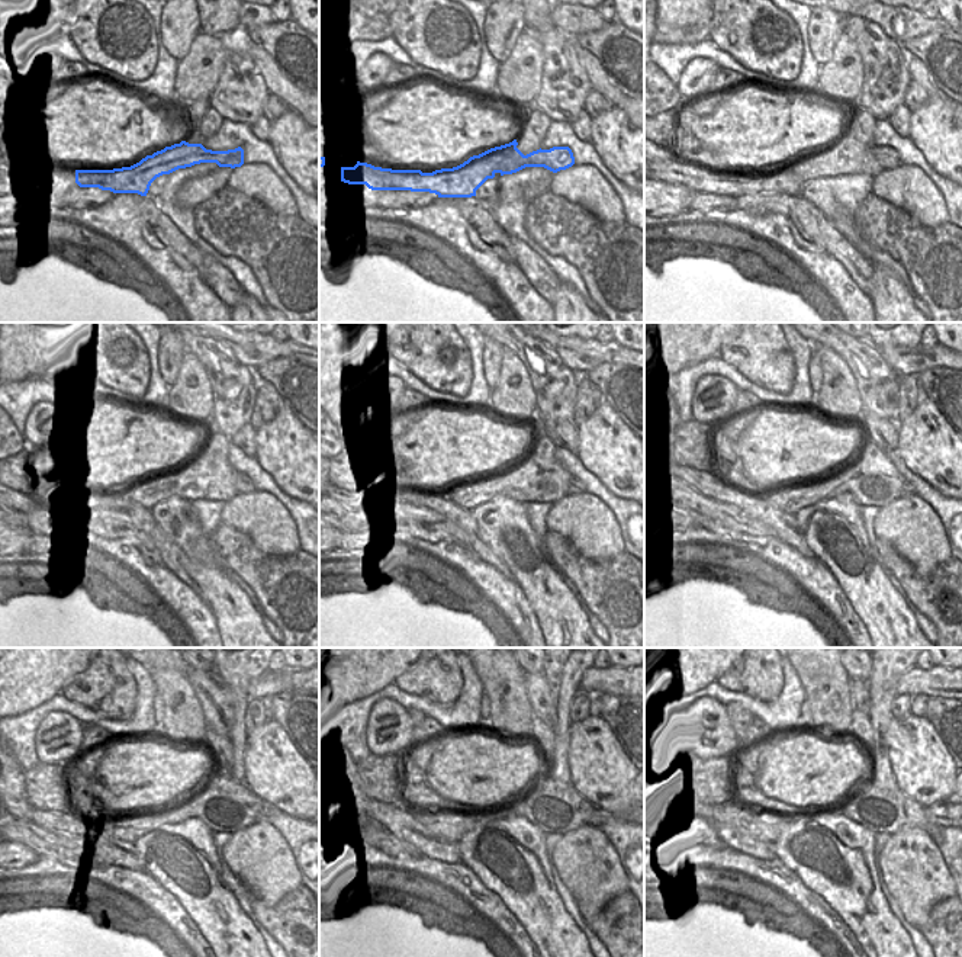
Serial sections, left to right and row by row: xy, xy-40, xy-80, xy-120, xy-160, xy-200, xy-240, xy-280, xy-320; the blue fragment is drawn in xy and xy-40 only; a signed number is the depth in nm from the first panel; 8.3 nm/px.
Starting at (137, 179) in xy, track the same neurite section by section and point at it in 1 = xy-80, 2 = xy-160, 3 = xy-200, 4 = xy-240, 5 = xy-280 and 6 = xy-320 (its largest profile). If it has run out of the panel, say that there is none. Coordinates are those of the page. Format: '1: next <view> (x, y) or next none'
1: next xy-80 (673, 172)
2: next xy-160 (575, 485)
3: next xy-200 (907, 490)
4: next xy-240 (267, 809)
5: next xy-280 (598, 816)
6: next xy-320 (939, 815)

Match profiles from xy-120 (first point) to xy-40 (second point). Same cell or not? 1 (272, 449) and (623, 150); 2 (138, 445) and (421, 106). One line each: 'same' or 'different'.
1: same
2: same

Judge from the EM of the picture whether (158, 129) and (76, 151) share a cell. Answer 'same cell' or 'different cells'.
same cell

